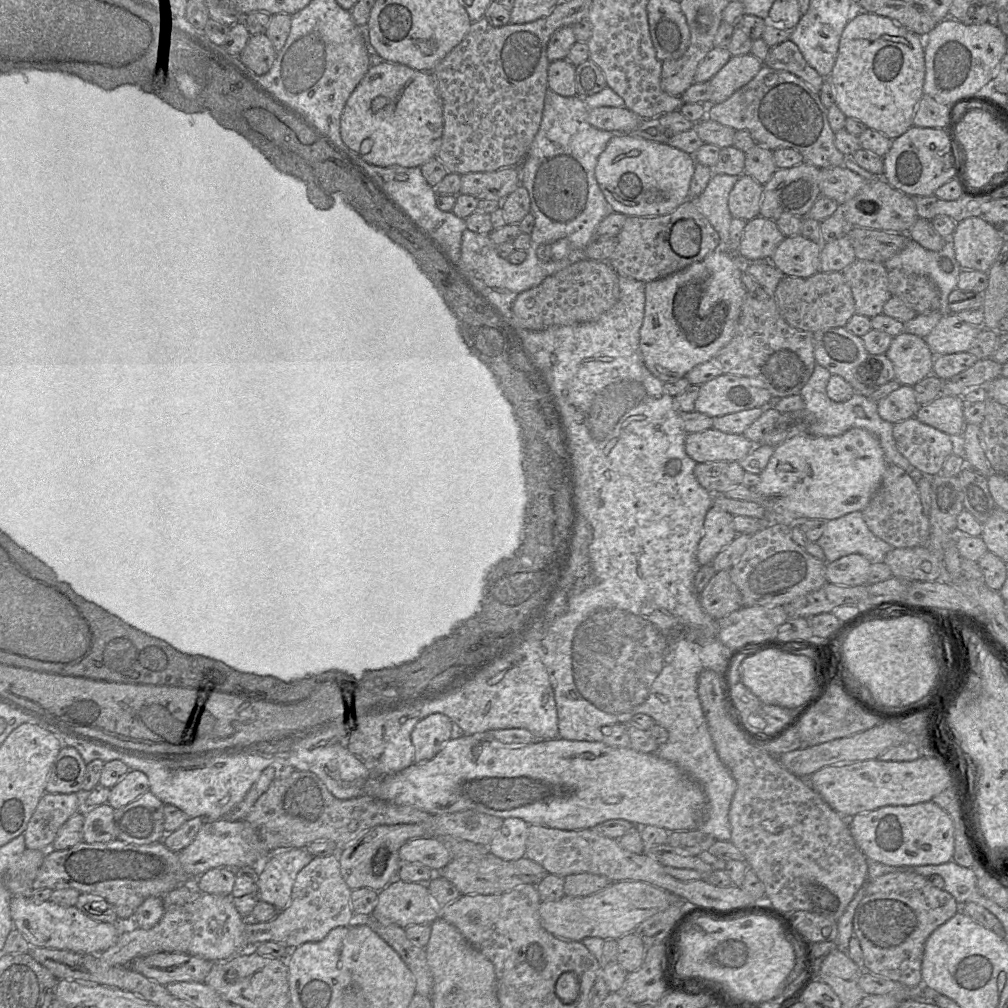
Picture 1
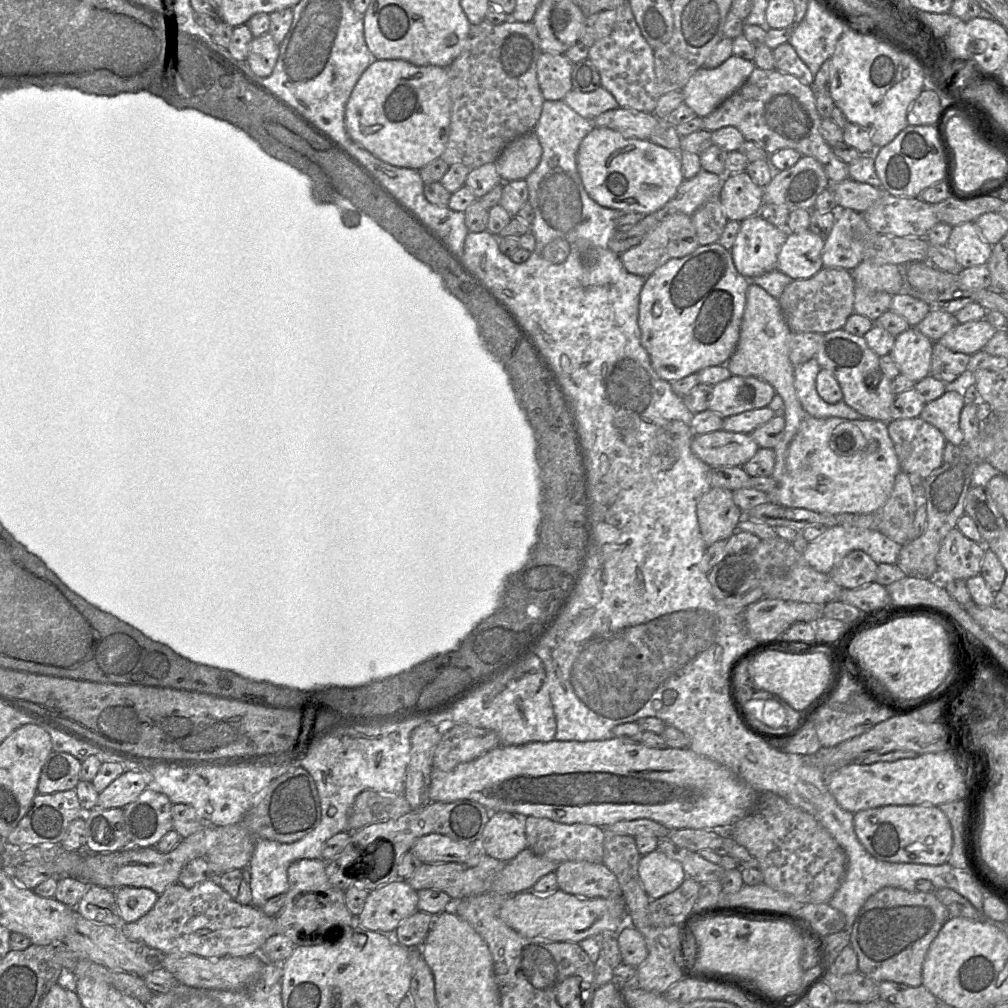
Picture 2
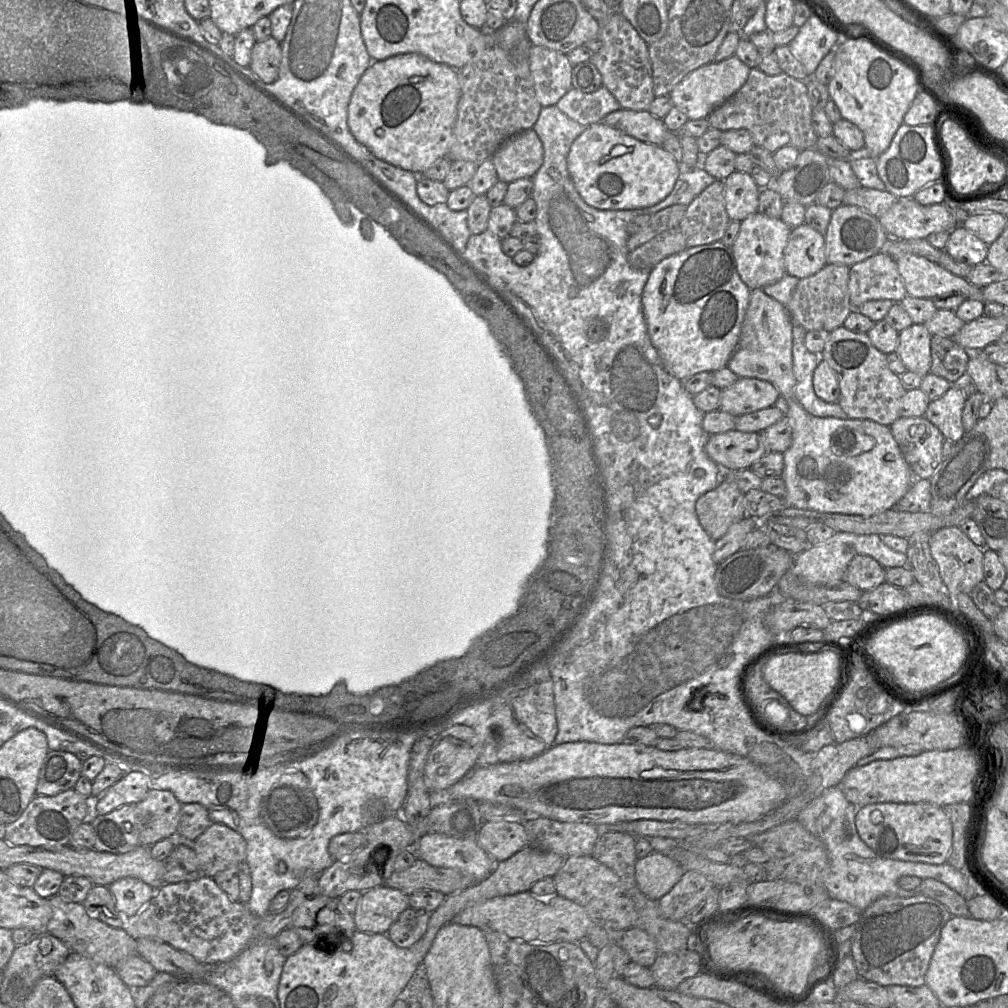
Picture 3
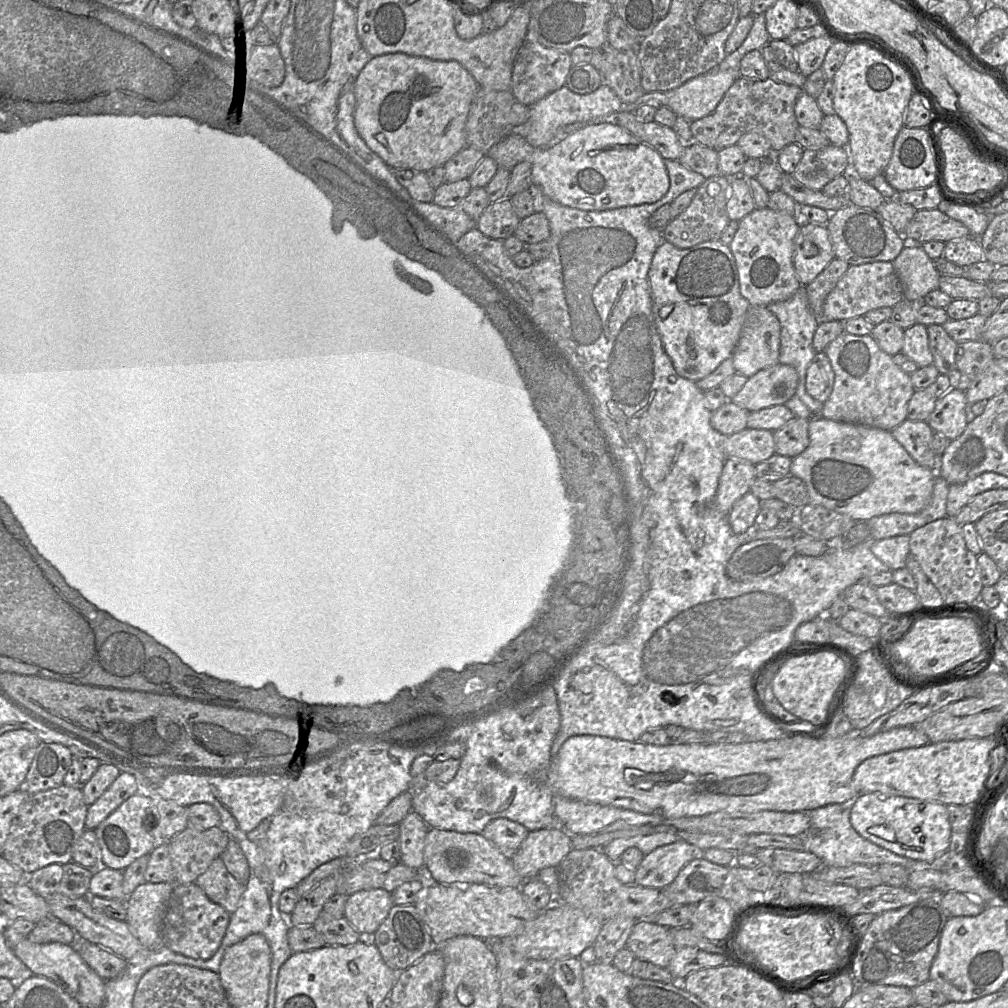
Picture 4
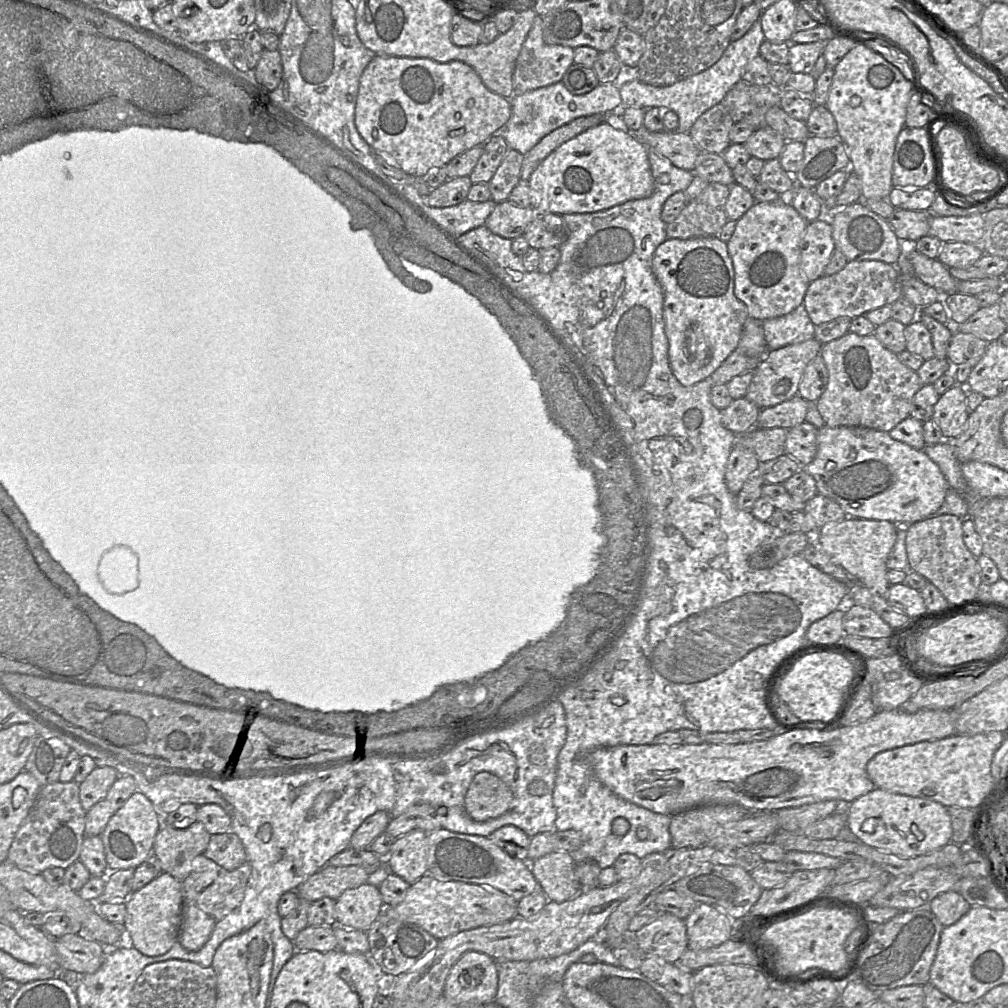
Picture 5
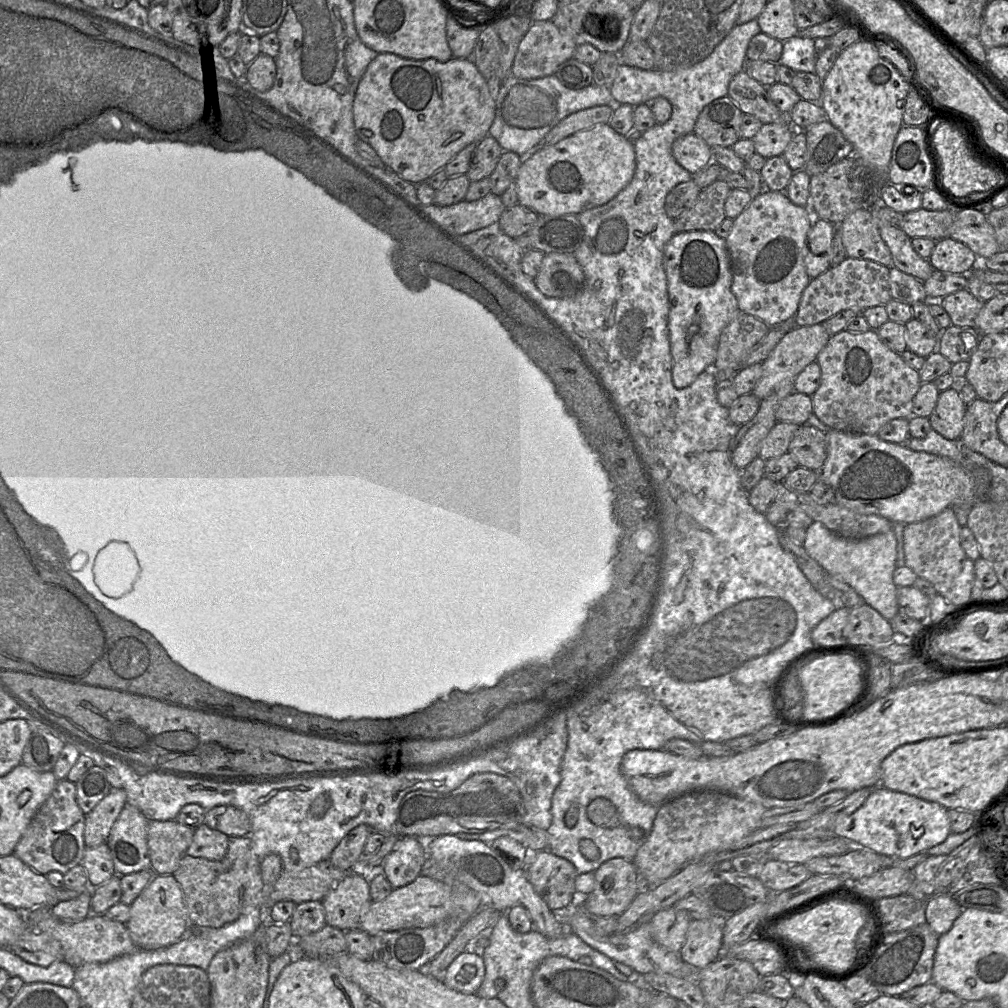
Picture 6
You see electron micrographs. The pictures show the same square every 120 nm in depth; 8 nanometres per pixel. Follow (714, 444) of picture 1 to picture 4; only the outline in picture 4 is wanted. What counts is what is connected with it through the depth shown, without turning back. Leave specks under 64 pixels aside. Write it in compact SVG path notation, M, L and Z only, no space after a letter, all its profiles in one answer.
M744 429L724 440L727 458L739 458L756 465L775 454L774 432L761 429Z

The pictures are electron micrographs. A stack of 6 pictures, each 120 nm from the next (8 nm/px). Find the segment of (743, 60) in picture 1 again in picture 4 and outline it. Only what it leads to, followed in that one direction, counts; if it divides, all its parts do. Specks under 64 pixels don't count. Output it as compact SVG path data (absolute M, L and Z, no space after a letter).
M716 66L674 89L649 92L650 99L654 106L666 106L677 116L695 121L712 114L739 77L739 71L719 70Z

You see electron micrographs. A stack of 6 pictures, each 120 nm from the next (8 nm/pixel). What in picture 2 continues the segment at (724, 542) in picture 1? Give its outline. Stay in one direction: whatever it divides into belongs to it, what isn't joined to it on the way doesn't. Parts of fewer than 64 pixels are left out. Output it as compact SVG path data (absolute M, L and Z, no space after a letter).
M711 488L697 504L700 531L707 546L727 540L738 530L744 513L733 501L733 491Z

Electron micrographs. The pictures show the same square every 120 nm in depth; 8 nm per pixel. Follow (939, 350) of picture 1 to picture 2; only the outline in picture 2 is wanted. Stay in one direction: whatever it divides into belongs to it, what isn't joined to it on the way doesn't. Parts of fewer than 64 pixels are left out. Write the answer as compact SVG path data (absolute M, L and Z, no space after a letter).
M981 319L957 323L938 341L952 351L972 355L981 351L996 332L987 319Z

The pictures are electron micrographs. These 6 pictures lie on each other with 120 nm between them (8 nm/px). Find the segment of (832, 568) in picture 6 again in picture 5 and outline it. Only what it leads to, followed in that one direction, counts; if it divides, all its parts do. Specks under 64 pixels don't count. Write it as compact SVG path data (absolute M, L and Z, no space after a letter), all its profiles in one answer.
M846 517L819 528L813 535L813 540L833 563L840 565L859 584L886 596L890 586L886 561L896 542L897 532L898 526L890 521Z

